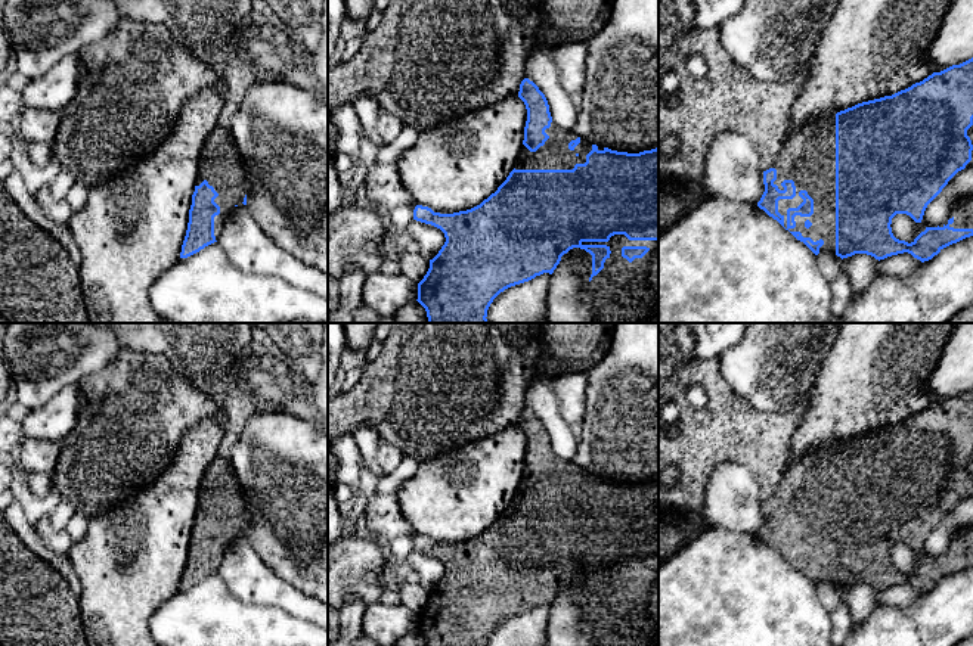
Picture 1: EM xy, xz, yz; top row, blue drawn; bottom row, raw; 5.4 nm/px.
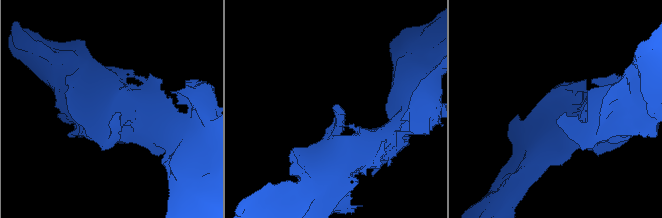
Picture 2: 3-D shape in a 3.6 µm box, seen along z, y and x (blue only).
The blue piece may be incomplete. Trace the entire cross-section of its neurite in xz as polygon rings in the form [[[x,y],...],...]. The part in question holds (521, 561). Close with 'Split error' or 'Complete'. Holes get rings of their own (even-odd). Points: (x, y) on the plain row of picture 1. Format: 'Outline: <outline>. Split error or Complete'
Outline: [[[529,409],[521,411],[518,428],[527,440],[524,470],[515,499],[498,521],[480,535],[453,544],[415,537],[413,550],[440,559],[446,568],[418,614],[416,631],[427,646],[487,646],[501,622],[543,603],[552,605],[564,584],[580,578],[592,586],[589,615],[596,646],[651,646],[650,594],[659,578],[659,478],[639,484],[617,482],[560,459],[552,451],[545,425]]]. Split error

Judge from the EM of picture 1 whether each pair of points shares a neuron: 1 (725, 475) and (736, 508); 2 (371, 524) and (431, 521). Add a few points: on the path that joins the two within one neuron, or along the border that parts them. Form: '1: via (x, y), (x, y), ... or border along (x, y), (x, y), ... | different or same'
1: via (730, 483), (733, 500) | same
2: border along (394, 494), (402, 515), (414, 531) | different

